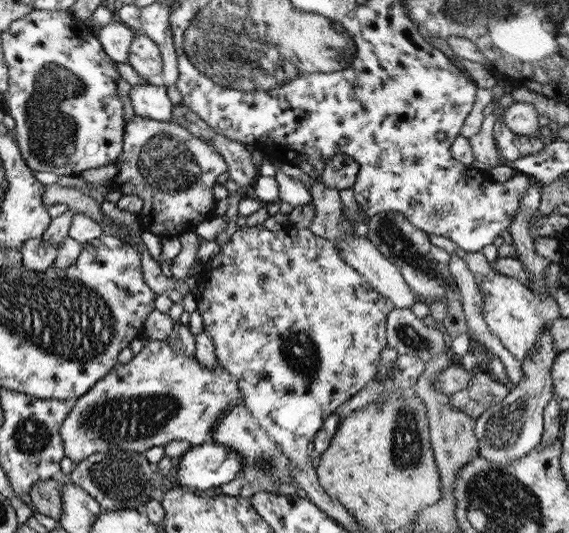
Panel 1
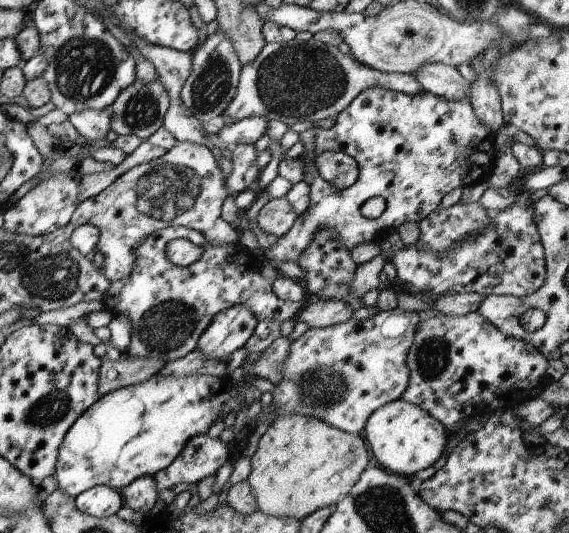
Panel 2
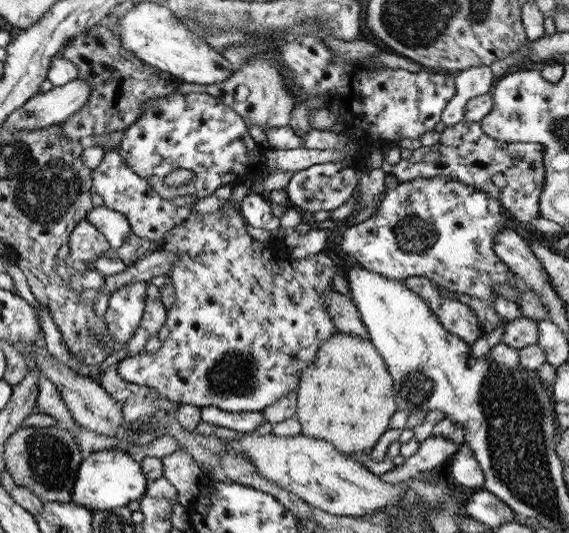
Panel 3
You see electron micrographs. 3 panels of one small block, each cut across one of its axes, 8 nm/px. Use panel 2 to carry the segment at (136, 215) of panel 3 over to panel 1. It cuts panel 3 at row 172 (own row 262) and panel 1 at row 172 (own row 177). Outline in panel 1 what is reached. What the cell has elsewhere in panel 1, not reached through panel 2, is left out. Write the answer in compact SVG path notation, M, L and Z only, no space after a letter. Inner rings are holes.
M137 115L132 116L129 121L124 123L121 154L117 156L117 160L115 160L115 164L113 165L116 166L117 173L115 176L113 176L113 182L111 182L110 185L111 190L117 190L120 192L121 195L134 194L135 196L141 198L144 209L144 212L141 215L141 232L151 232L151 234L163 237L177 237L180 234L192 231L195 225L205 221L207 218L210 218L215 202L212 194L212 189L215 184L215 178L219 176L219 174L223 174L223 172L226 172L226 164L223 160L223 157L221 156L221 154L219 154L219 152L215 152L215 150L213 150L213 146L211 144L207 144L207 142L199 140L199 138L193 136L181 125L177 125L171 121L159 122L159 120L153 120Z

